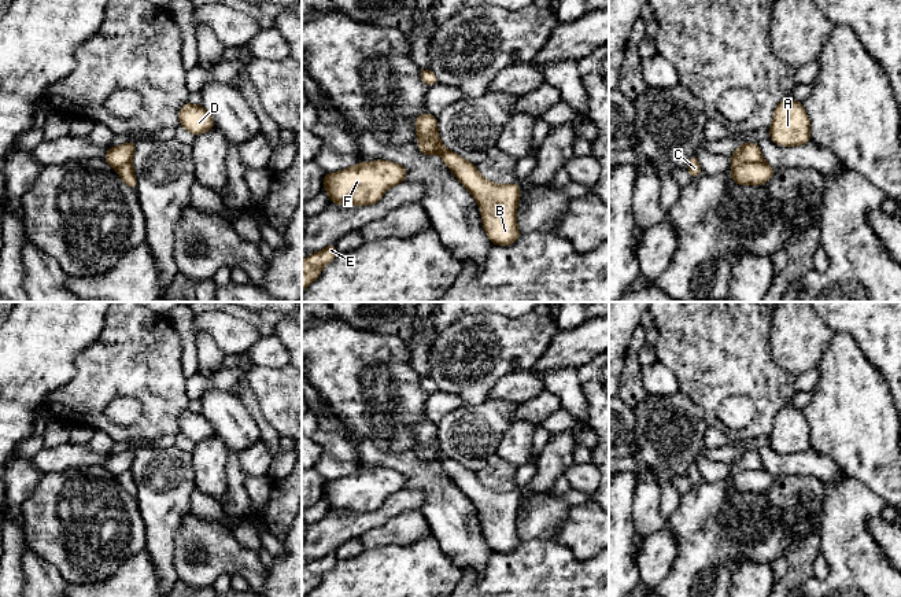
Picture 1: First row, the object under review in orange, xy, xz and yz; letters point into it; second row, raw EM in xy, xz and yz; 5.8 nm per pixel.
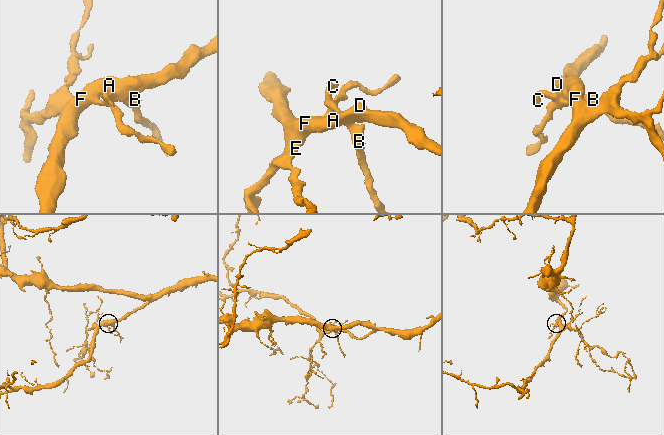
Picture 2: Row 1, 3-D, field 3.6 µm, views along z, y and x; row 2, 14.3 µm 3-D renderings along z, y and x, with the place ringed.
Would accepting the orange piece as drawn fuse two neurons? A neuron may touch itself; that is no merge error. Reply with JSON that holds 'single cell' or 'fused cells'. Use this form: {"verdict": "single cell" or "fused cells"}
{"verdict": "single cell"}

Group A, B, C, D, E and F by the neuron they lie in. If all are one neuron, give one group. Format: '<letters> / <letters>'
A B C D E F

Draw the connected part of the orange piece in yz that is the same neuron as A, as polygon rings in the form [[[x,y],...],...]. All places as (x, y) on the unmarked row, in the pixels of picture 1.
[[[787,406],[776,412],[773,417],[769,446],[778,453],[802,453],[810,449],[810,430],[802,410]]]

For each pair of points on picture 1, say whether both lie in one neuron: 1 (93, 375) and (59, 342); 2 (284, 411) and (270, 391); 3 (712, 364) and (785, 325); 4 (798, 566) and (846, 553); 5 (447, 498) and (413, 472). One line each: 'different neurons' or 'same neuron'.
1: different neurons
2: same neuron
3: different neurons
4: different neurons
5: same neuron

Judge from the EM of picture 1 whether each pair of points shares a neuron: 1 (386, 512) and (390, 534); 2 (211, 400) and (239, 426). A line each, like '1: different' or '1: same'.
1: different
2: same

